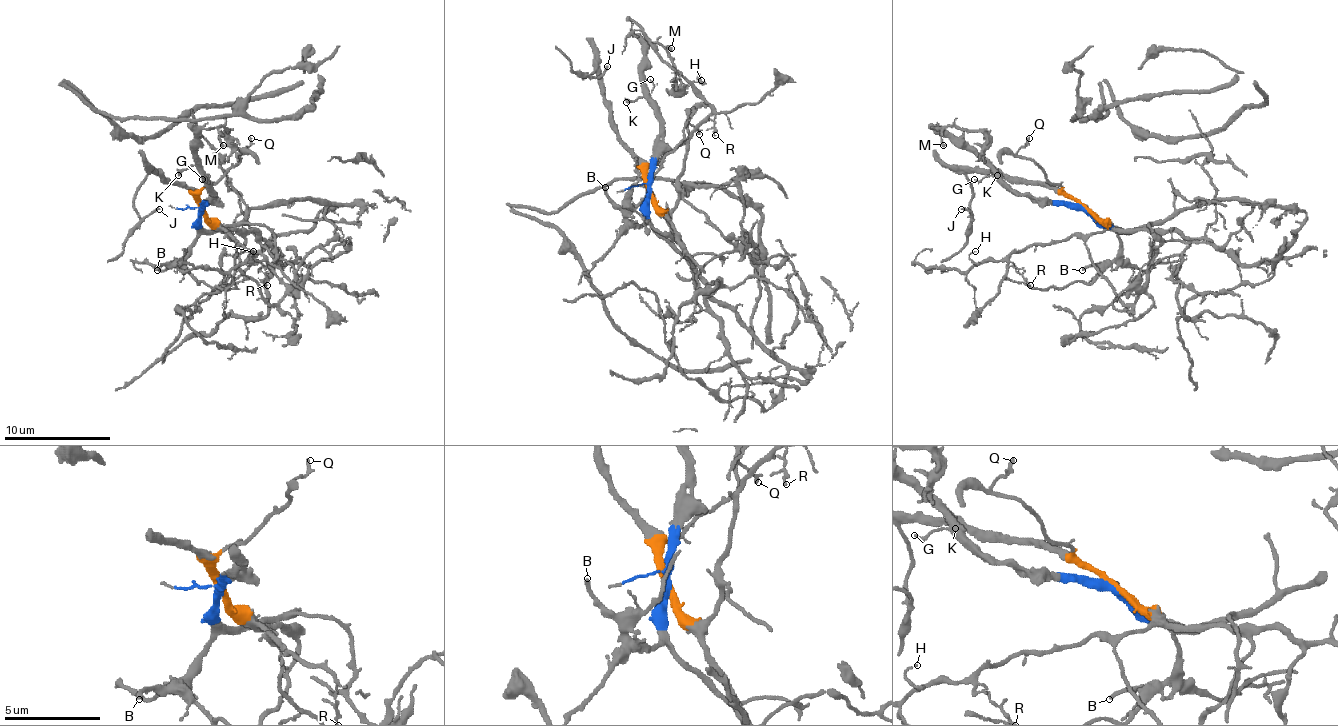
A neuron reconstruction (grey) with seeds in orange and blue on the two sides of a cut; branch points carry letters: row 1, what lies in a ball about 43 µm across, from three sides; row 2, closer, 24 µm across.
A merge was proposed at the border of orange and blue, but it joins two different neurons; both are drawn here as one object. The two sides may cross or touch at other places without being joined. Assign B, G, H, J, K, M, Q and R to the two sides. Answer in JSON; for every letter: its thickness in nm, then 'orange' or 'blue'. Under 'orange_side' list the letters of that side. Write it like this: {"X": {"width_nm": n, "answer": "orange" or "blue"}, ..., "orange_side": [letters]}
{"B": {"width_nm": 190, "answer": "blue"}, "G": {"width_nm": 90, "answer": "blue"}, "H": {"width_nm": 80, "answer": "orange"}, "J": {"width_nm": 150, "answer": "orange"}, "K": {"width_nm": 220, "answer": "blue"}, "M": {"width_nm": 160, "answer": "blue"}, "Q": {"width_nm": 160, "answer": "orange"}, "R": {"width_nm": 140, "answer": "orange"}, "orange_side": ["H", "J", "Q", "R"]}

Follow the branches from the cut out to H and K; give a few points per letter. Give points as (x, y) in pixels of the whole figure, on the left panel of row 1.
H: (201, 207), (215, 225), (263, 257), (247, 263), (252, 252)
K: (201, 207), (212, 196), (212, 185), (193, 167), (177, 175)

